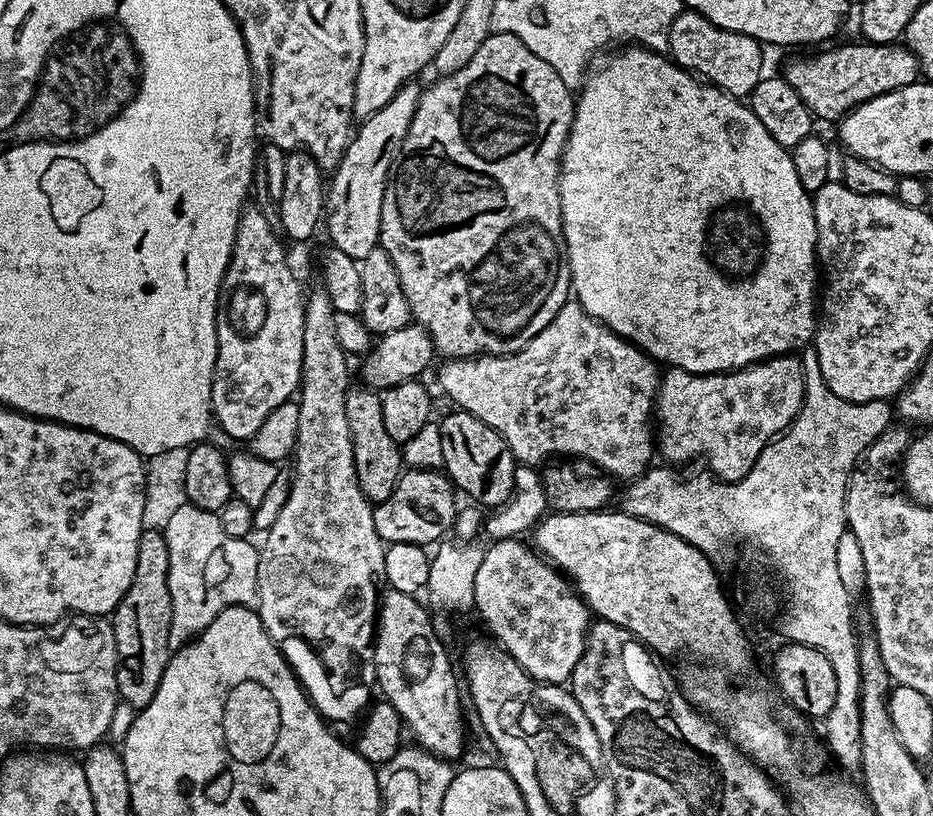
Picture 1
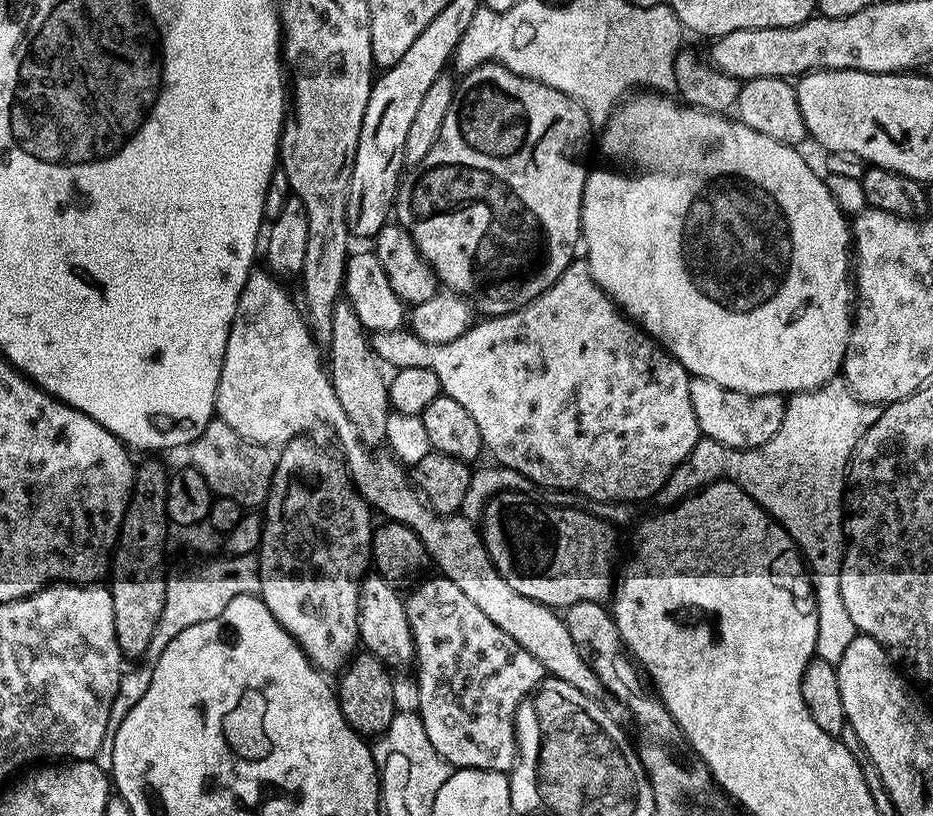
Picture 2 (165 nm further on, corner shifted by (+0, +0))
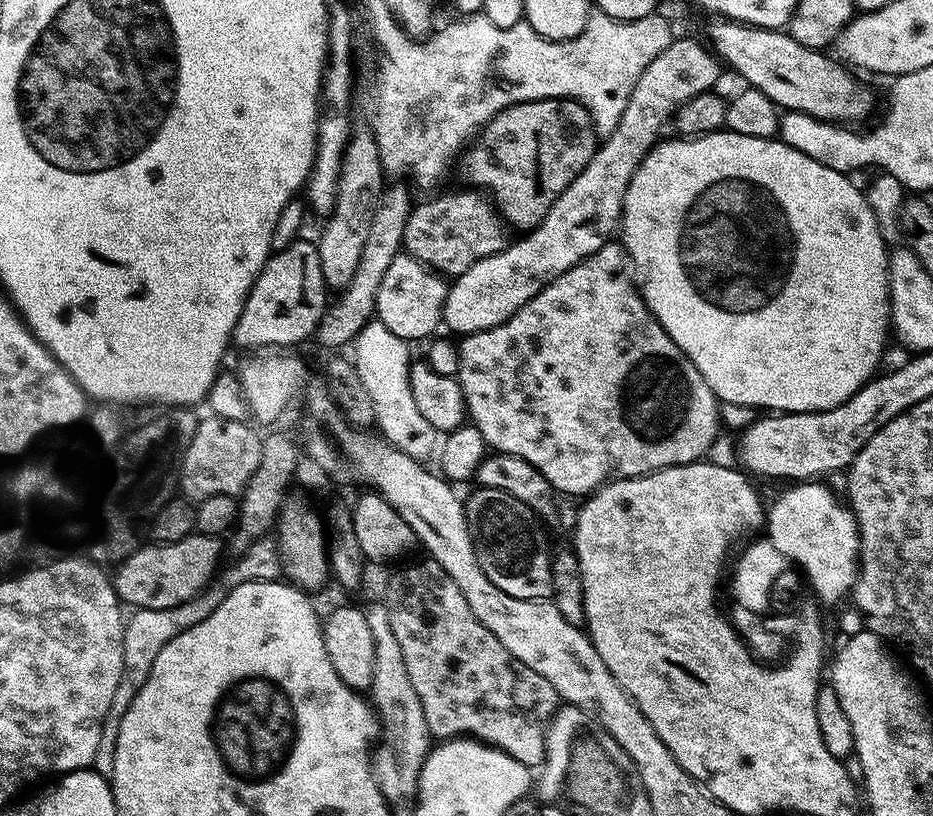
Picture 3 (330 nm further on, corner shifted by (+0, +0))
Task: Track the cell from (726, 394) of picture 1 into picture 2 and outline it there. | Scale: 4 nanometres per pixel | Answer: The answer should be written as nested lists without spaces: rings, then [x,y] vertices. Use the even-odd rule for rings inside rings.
[[[697,376],[690,379],[690,402],[694,406],[694,414],[698,418],[701,433],[707,439],[718,442],[727,448],[757,448],[774,434],[778,434],[778,426],[784,421],[783,395],[774,394],[742,394],[738,390],[730,390],[718,386],[718,382],[710,382]]]

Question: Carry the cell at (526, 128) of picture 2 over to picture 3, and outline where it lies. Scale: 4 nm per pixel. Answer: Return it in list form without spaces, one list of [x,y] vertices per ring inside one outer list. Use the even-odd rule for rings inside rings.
[[[531,100],[510,106],[488,121],[476,139],[464,149],[458,160],[458,169],[468,183],[465,185],[490,193],[496,211],[513,229],[531,230],[538,227],[542,218],[546,218],[558,194],[562,194],[562,190],[566,190],[566,186],[570,186],[570,182],[582,174],[597,147],[596,125],[579,100]]]

